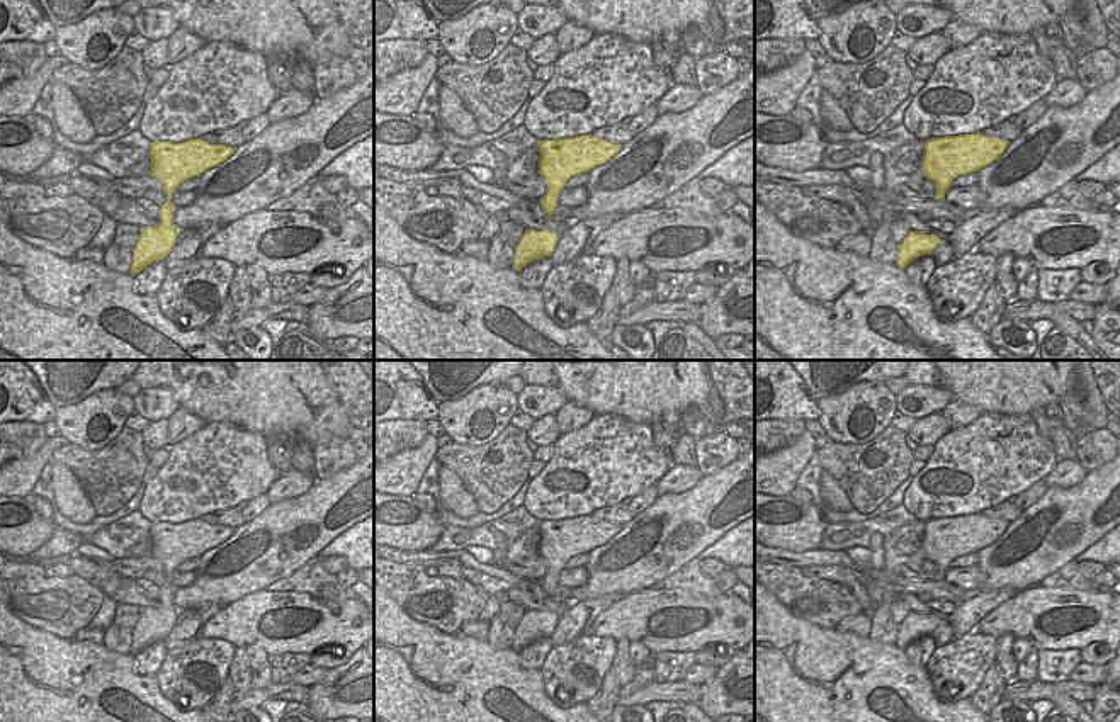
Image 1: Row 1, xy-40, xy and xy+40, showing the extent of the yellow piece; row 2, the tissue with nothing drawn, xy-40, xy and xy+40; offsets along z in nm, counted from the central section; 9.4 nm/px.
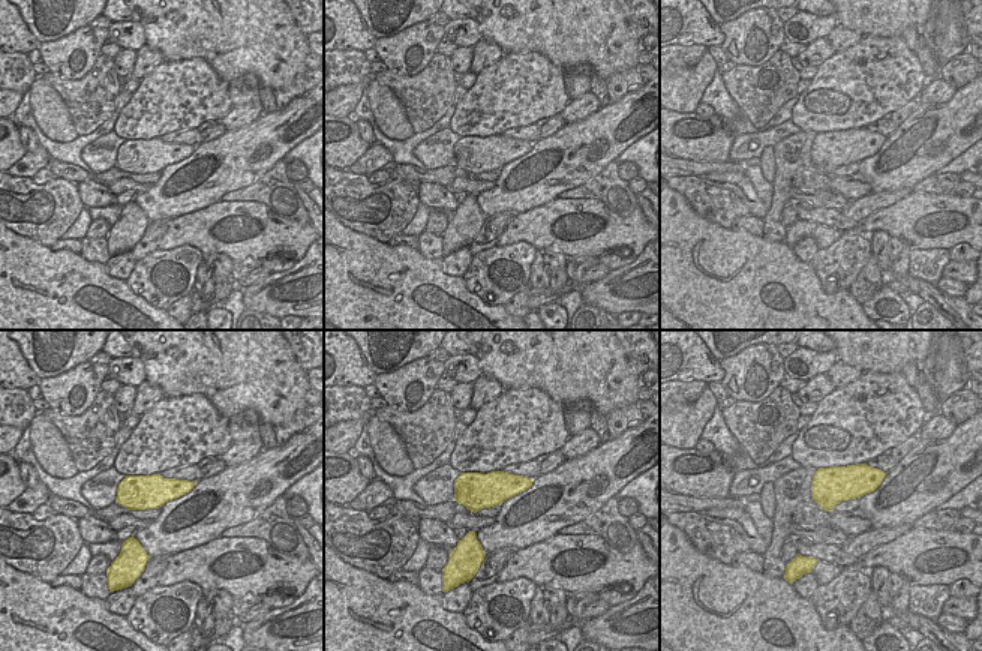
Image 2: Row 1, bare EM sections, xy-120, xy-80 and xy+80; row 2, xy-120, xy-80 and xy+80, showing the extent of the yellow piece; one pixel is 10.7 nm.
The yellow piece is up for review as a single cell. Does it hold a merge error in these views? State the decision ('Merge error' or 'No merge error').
No merge error

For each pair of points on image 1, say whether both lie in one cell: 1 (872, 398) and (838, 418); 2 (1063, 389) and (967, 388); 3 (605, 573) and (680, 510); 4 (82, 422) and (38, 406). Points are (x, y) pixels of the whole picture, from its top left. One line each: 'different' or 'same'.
1: same
2: same
3: same
4: different

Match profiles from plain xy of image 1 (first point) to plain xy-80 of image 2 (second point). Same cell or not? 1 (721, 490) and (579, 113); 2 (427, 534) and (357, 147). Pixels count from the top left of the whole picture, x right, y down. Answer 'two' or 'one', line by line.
1: two
2: one

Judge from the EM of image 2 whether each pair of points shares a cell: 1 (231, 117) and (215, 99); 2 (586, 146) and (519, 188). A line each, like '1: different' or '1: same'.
1: different
2: same

